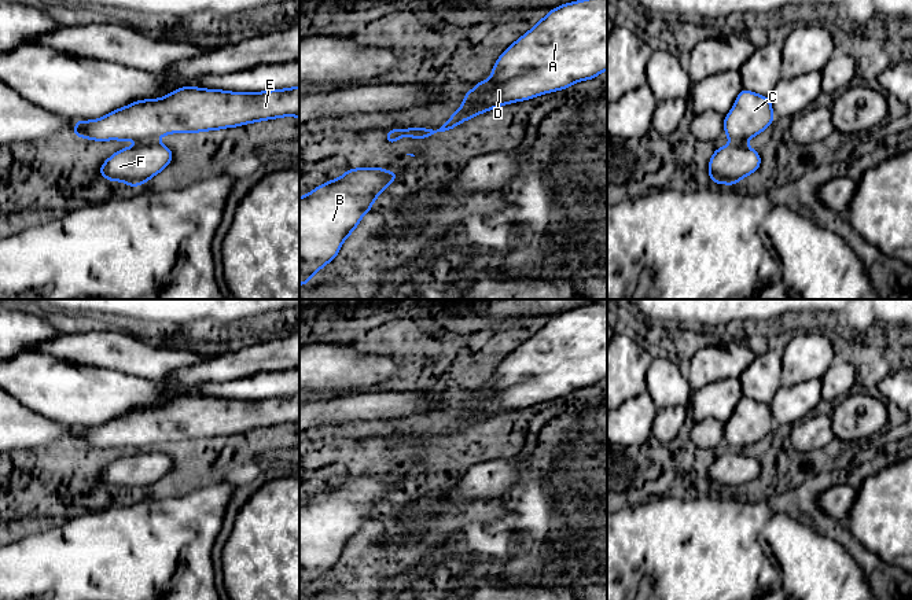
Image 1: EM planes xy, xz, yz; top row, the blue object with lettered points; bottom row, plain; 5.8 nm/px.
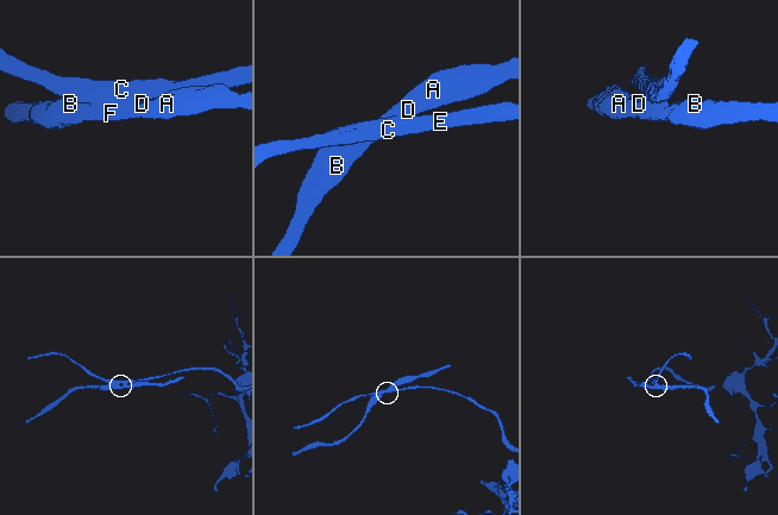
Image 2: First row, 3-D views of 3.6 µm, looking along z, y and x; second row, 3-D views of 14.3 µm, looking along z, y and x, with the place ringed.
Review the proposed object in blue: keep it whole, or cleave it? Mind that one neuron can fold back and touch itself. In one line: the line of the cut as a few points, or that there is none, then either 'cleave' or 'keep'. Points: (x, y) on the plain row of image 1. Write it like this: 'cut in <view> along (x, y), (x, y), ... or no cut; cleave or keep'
cut in xy along (154, 448), (140, 451); cleave

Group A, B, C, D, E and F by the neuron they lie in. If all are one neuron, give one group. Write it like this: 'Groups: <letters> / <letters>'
Groups: A B D F / C E

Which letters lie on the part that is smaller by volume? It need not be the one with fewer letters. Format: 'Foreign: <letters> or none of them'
Foreign: A, B, D, F

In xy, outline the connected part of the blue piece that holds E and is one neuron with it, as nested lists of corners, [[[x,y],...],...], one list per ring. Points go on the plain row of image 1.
[[[299,393],[264,400],[181,394],[162,406],[137,408],[93,428],[74,428],[73,443],[152,450],[168,441],[198,441],[280,424],[299,426]]]

